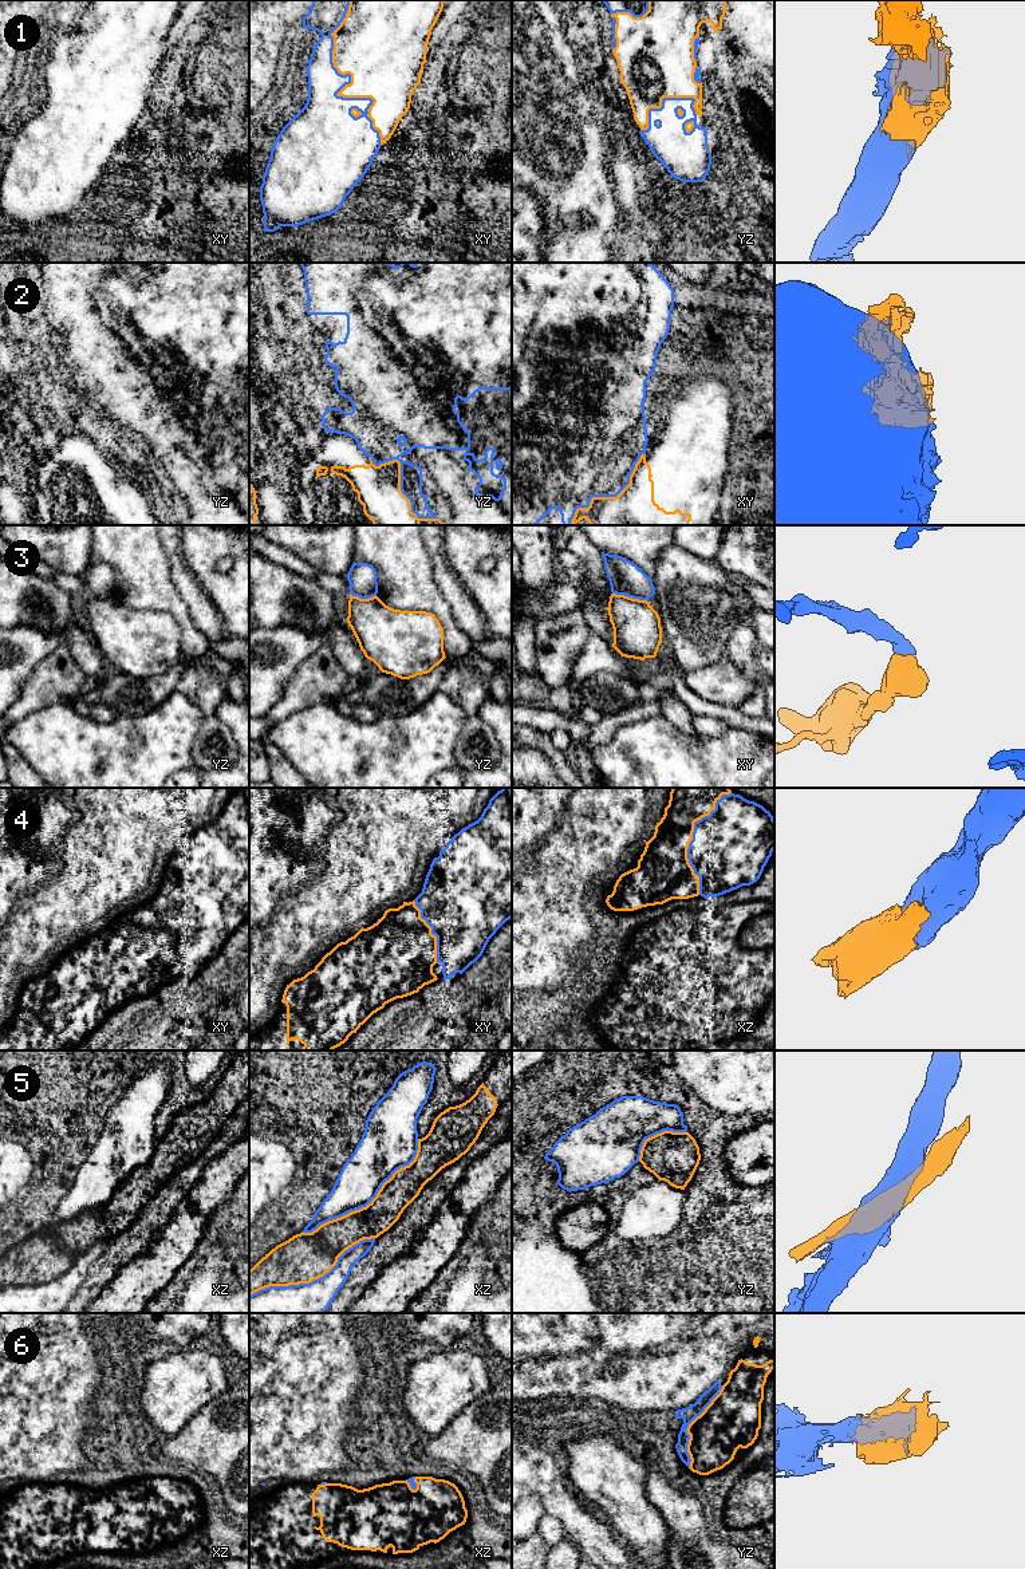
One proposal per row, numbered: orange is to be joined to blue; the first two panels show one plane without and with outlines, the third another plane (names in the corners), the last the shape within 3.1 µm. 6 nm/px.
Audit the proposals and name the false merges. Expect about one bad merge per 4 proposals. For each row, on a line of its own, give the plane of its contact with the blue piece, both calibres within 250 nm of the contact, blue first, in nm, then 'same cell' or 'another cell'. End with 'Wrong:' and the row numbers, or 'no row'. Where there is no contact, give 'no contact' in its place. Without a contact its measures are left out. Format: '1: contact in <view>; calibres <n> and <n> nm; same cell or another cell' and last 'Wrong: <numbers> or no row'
1: contact in xy; calibres 300 and 420 nm; same cell
2: contact in yz; calibres 190 and 260 nm; another cell
3: contact in xy; calibres 200 and 280 nm; another cell
4: contact in xz; calibres 460 and 300 nm; same cell
5: contact in xz; calibres 260 and 200 nm; another cell
6: contact in yz; calibres 90 and 320 nm; same cell
Wrong: 2, 3, 5

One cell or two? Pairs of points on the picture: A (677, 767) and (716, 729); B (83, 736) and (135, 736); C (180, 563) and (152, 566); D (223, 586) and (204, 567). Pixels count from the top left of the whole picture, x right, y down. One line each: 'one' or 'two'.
A: two
B: one
C: two
D: one

